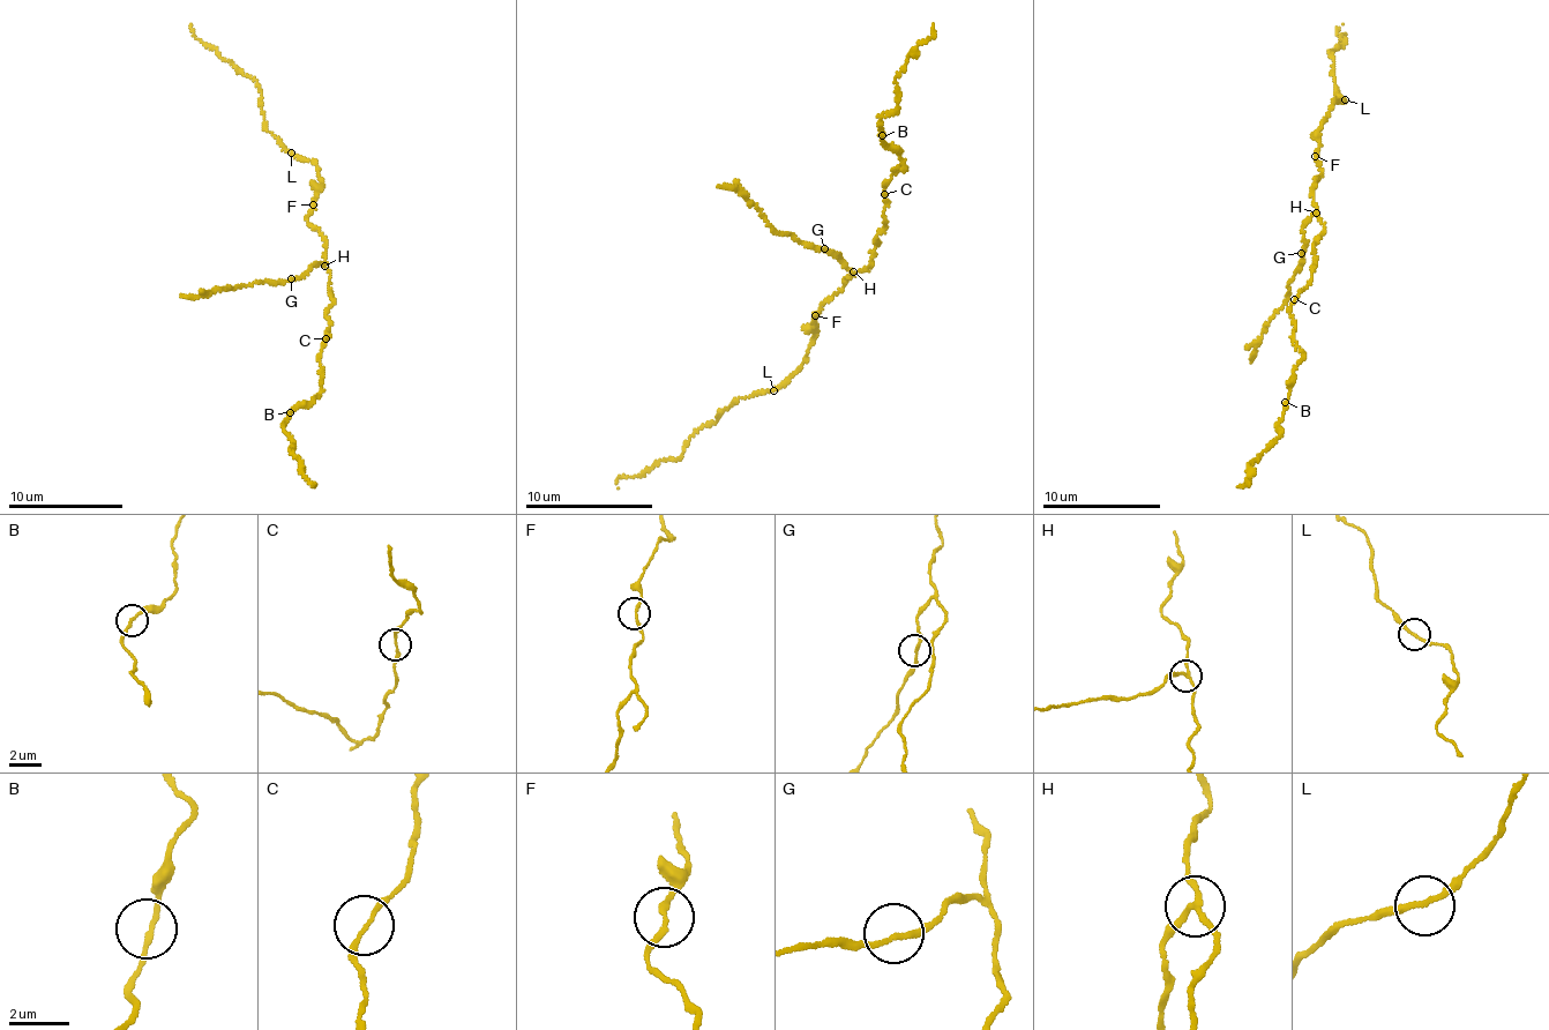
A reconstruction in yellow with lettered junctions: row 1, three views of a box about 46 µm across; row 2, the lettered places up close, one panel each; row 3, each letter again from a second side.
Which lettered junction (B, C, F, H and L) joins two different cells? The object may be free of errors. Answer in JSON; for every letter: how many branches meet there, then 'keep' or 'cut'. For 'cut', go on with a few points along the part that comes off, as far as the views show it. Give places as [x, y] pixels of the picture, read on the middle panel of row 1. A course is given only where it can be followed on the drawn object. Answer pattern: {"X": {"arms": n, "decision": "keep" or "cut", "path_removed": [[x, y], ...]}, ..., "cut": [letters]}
{"B": {"arms": 2, "decision": "keep"}, "C": {"arms": 2, "decision": "keep"}, "F": {"arms": 2, "decision": "keep"}, "H": {"arms": 3, "decision": "cut", "path_removed": [[854, 273], [838, 253], [799, 243], [766, 225], [756, 206], [735, 191], [718, 185]]}, "L": {"arms": 2, "decision": "keep"}, "cut": ["H"]}

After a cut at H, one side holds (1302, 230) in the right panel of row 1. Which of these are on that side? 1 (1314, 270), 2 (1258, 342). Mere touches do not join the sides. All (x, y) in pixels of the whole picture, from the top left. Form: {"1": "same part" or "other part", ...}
{"1": "other part", "2": "same part"}

